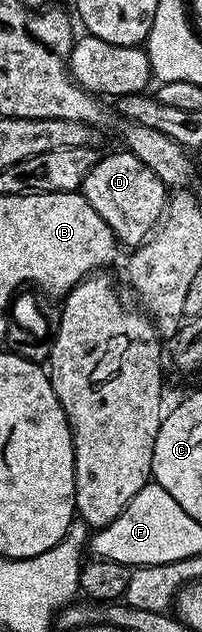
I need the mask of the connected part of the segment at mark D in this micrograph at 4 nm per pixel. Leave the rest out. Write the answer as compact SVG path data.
M126 149L120 154L108 154L90 170L83 181L80 192L84 195L94 212L106 220L108 227L115 234L117 243L135 248L141 242L147 242L152 231L156 229L166 210L166 188L162 180L146 166L138 156Z

